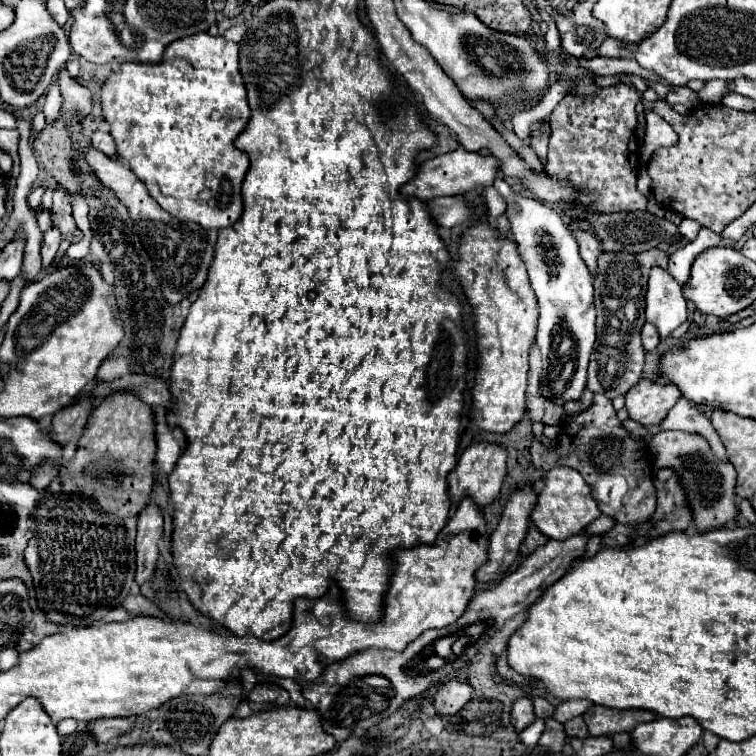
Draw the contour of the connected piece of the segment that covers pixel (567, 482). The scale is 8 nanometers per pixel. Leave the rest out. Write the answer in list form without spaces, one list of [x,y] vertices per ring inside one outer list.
[[[554,467],[546,475],[546,487],[538,495],[538,503],[532,511],[534,525],[550,539],[568,539],[576,533],[582,533],[594,519],[598,519],[602,511],[598,509],[596,499],[592,497],[590,485],[582,479],[576,469],[570,467]]]

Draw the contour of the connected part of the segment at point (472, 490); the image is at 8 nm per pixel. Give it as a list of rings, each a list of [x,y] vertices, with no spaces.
[[[474,443],[470,445],[458,465],[454,467],[454,471],[448,477],[448,485],[450,485],[450,495],[462,495],[462,497],[472,497],[480,507],[492,503],[492,499],[500,493],[504,475],[506,475],[506,459],[508,459],[508,451],[502,445],[496,443]]]

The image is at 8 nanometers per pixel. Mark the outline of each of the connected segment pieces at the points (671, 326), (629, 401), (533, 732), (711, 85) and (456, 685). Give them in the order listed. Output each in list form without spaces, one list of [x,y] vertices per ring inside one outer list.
[[[654,267],[648,279],[646,293],[646,321],[652,323],[660,339],[668,339],[670,333],[682,325],[688,317],[686,299],[676,279],[662,267]]]
[[[640,379],[638,385],[634,385],[630,393],[626,393],[626,409],[630,413],[630,419],[634,419],[636,423],[654,425],[666,417],[678,397],[680,391],[676,389],[676,385],[662,385],[650,379]]]
[[[536,719],[530,727],[526,727],[526,729],[520,733],[520,741],[522,741],[524,745],[528,745],[528,747],[534,747],[534,745],[540,741],[540,737],[542,737],[544,727],[546,727],[546,721],[544,721],[544,719]]]
[[[708,81],[706,87],[702,91],[698,91],[700,99],[706,103],[720,103],[724,99],[724,95],[728,93],[730,85],[724,85],[724,81]]]
[[[450,679],[436,691],[432,705],[440,715],[454,715],[470,701],[470,697],[472,697],[472,687],[466,681]]]

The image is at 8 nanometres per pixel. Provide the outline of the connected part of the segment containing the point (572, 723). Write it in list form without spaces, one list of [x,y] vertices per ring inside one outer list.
[[[582,715],[566,721],[564,727],[566,727],[566,733],[568,733],[570,737],[572,737],[572,735],[576,735],[576,737],[586,737],[586,735],[588,735],[588,729],[586,729],[586,725],[584,725],[584,717],[582,717]]]

